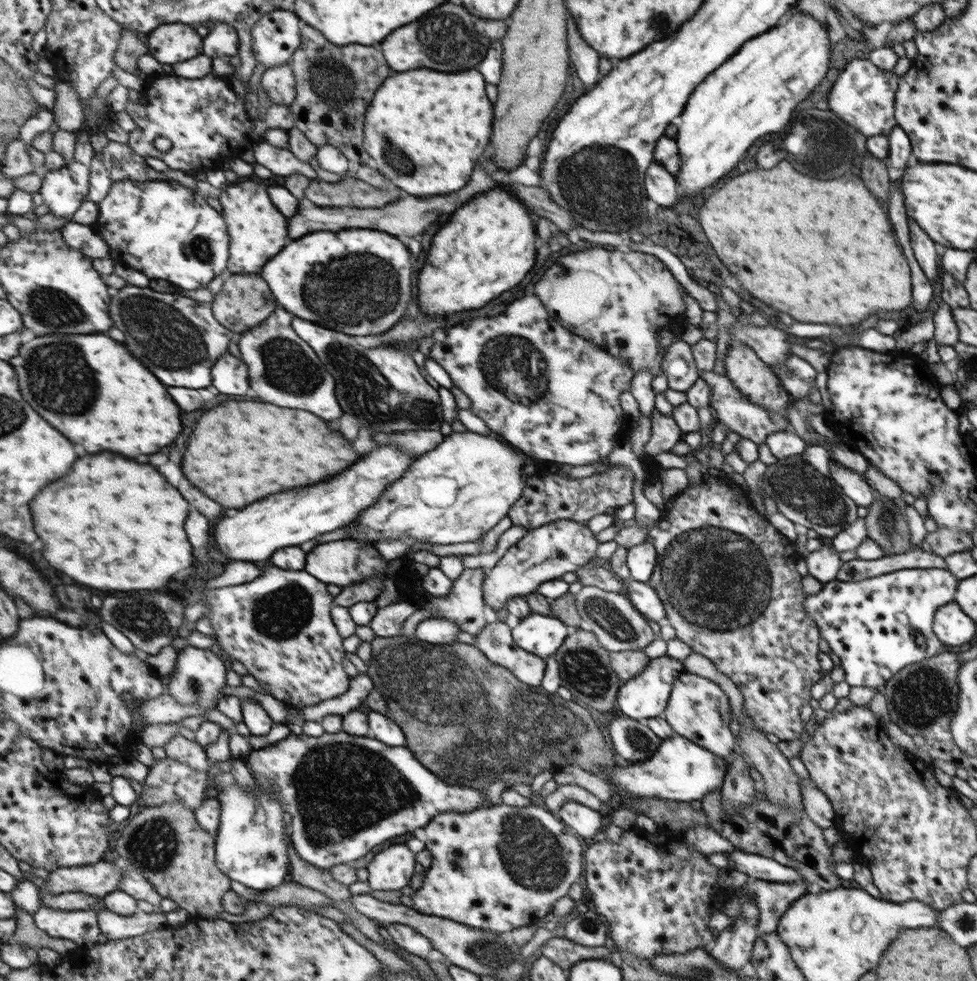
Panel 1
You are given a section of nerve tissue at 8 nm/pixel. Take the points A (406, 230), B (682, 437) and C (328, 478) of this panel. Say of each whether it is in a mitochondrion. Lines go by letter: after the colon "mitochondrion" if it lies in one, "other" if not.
A: other
B: other
C: other

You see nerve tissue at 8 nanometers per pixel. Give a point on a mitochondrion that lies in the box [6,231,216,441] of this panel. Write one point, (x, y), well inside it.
(60, 378)

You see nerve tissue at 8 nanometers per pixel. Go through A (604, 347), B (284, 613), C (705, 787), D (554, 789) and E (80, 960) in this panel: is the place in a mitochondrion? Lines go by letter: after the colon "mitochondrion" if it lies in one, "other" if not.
A: other
B: mitochondrion
C: other
D: other
E: other

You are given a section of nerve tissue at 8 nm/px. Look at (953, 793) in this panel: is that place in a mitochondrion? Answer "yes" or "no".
no

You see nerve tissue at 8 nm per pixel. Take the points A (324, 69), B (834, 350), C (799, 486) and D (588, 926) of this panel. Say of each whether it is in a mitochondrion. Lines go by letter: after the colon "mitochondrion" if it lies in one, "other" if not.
A: mitochondrion
B: other
C: mitochondrion
D: mitochondrion

